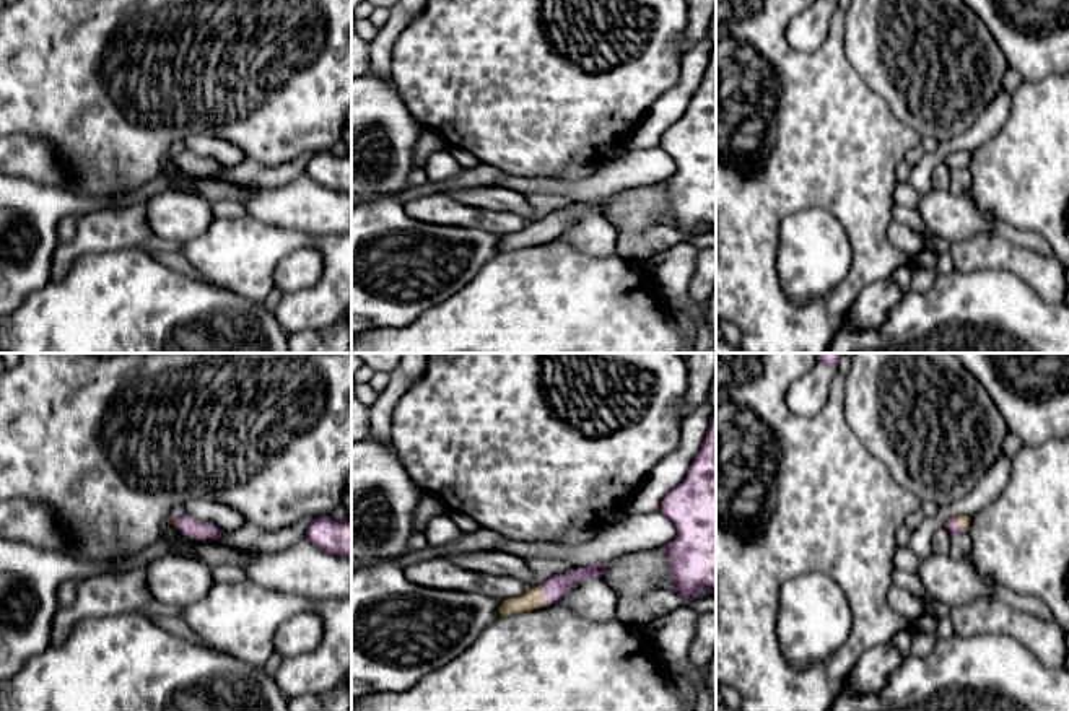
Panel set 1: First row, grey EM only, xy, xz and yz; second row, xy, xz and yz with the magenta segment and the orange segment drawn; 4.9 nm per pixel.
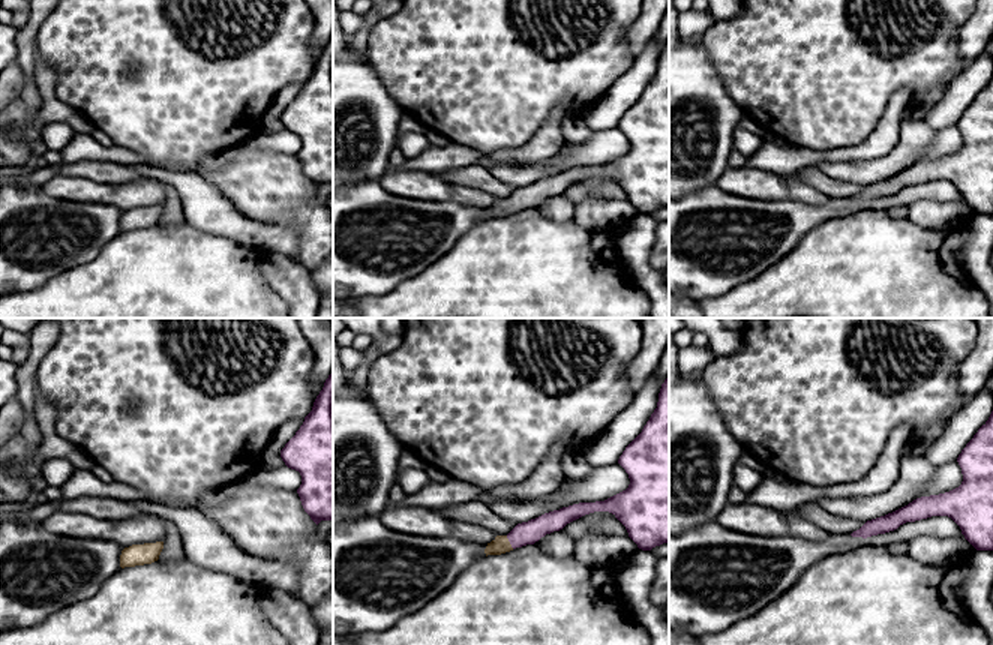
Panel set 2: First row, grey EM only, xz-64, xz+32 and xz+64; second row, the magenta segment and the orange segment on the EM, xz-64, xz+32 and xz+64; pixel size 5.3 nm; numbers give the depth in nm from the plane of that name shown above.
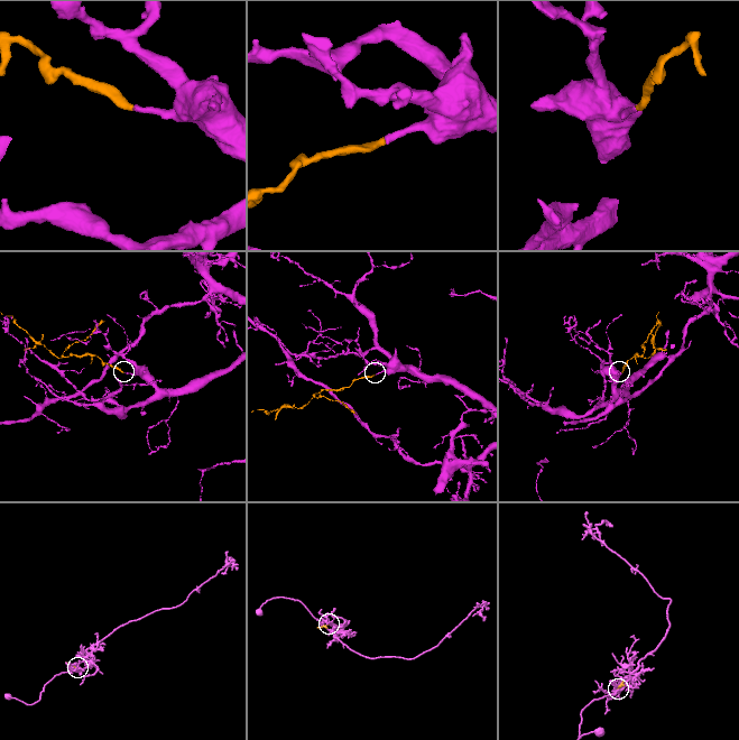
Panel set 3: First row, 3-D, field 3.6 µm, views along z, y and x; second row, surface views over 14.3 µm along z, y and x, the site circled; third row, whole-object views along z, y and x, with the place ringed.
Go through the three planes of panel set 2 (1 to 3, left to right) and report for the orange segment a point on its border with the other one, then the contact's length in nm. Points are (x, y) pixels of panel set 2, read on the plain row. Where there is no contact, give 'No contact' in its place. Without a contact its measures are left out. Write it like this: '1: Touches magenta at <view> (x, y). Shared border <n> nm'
1: No contact
2: Touches magenta at xz+32 (509, 204). Shared border 80 nm
3: No contact

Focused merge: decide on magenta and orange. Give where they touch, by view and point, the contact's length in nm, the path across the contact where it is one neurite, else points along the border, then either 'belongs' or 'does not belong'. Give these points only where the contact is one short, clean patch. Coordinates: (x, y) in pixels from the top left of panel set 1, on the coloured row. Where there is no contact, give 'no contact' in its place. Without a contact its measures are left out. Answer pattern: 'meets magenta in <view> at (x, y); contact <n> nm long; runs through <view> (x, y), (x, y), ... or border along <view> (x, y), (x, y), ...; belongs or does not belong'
meets magenta in xz at (544, 593); contact 110 nm long; runs through xz (557, 586), (544, 593), (534, 599); belongs

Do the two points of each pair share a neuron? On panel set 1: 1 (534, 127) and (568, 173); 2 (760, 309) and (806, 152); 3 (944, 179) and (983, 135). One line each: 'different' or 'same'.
1: different
2: same
3: different

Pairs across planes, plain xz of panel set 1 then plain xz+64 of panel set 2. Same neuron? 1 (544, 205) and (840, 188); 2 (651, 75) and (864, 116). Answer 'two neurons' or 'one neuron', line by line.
1: two neurons
2: one neuron

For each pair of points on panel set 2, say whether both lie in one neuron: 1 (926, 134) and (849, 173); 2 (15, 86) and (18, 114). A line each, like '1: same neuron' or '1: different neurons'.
1: same neuron
2: different neurons

